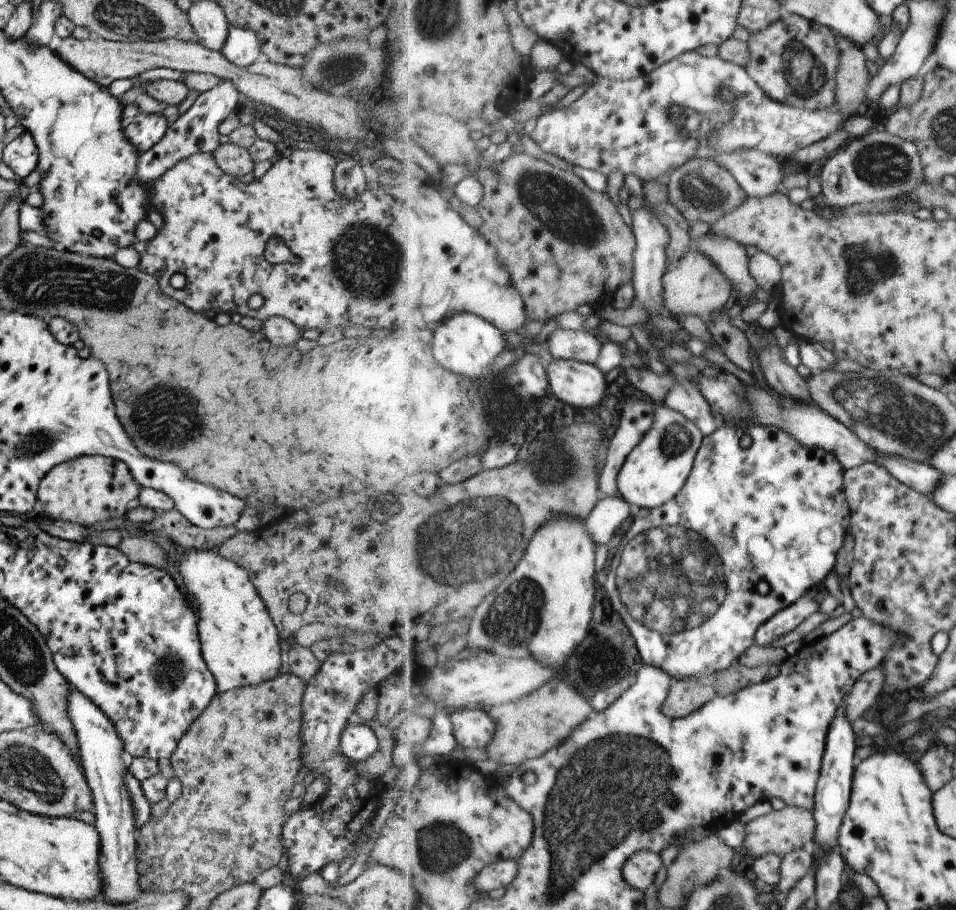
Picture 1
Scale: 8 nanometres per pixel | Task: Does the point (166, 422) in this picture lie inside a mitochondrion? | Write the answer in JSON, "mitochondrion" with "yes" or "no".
{"mitochondrion":"yes"}

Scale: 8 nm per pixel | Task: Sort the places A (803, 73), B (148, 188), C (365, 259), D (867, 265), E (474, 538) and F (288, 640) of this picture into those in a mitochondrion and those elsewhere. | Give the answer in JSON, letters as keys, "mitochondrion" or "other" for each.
{"A":"mitochondrion","B":"other","C":"mitochondrion","D":"mitochondrion","E":"mitochondrion","F":"other"}

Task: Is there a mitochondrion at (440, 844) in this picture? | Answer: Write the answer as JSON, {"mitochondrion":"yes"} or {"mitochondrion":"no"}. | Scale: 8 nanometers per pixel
{"mitochondrion":"yes"}

